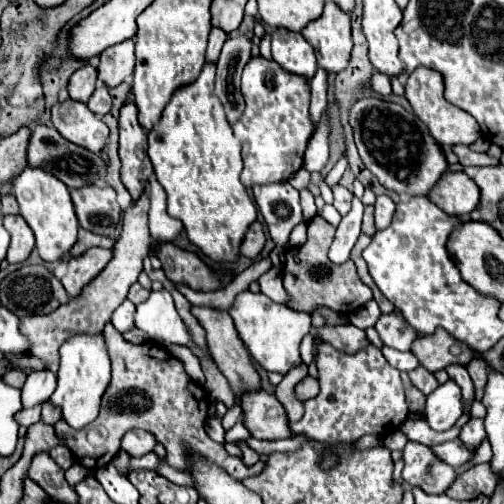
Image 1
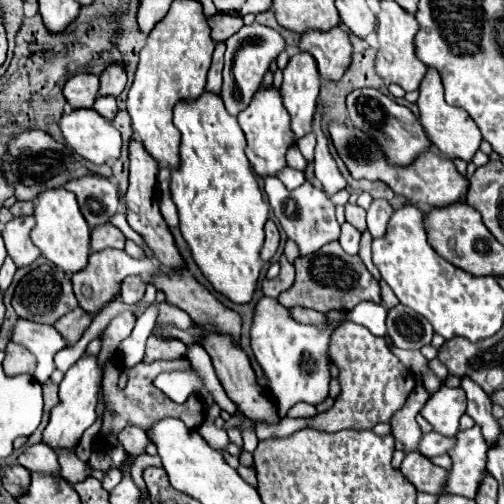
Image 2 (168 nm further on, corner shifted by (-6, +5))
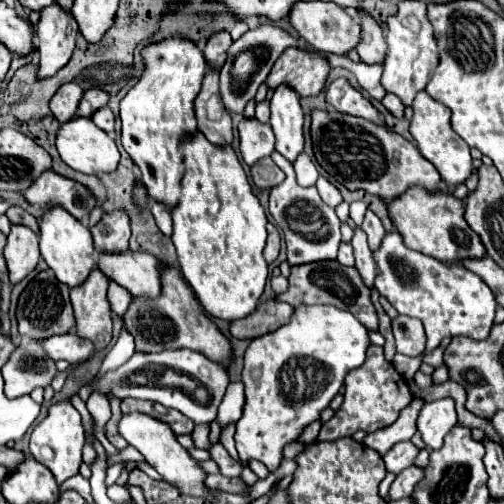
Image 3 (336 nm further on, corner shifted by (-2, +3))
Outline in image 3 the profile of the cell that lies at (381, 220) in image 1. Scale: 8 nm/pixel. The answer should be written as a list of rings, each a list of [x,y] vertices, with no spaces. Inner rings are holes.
[[[366,211],[366,215],[364,215],[364,223],[362,223],[362,229],[366,231],[366,235],[368,235],[368,245],[370,245],[370,249],[374,251],[378,245],[380,245],[380,241],[382,241],[382,237],[384,237],[384,227],[382,227],[382,221],[378,219],[378,215],[374,213],[374,211]]]

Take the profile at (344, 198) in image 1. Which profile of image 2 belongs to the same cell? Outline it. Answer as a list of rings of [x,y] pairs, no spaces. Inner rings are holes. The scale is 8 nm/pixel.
[[[348,203],[348,205],[346,205],[346,221],[348,221],[350,225],[354,225],[360,233],[366,231],[366,211],[364,211],[362,207]]]

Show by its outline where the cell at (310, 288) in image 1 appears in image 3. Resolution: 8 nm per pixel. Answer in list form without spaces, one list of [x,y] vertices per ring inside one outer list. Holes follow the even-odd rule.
[[[336,259],[332,261],[316,261],[316,263],[306,263],[306,265],[298,265],[292,267],[292,273],[288,277],[290,287],[286,293],[278,295],[276,301],[284,301],[290,303],[292,307],[300,307],[300,305],[316,305],[316,303],[324,303],[324,305],[334,305],[338,309],[346,309],[352,311],[352,315],[366,327],[366,329],[378,329],[378,317],[374,311],[374,305],[370,301],[370,289],[364,285],[360,273],[356,267],[346,267],[342,263],[338,263]]]

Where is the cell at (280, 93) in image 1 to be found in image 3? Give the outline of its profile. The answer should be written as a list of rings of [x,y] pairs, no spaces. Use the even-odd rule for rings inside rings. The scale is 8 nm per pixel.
[[[256,117],[242,119],[238,123],[240,133],[240,153],[246,165],[254,165],[256,161],[270,157],[274,151],[274,135],[268,123],[260,123]]]

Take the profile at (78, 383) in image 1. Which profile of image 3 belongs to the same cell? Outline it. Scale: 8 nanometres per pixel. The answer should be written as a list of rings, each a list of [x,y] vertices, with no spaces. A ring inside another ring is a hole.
[[[64,399],[52,405],[48,411],[48,417],[42,419],[30,435],[30,455],[42,465],[46,465],[54,473],[58,483],[78,473],[78,467],[82,463],[82,447],[84,447],[82,417],[70,399]]]

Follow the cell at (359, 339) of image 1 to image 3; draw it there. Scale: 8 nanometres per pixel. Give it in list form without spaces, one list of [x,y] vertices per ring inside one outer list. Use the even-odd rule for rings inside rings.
[[[268,299],[262,305],[258,305],[258,309],[252,315],[232,321],[230,333],[236,339],[256,339],[260,335],[276,331],[278,327],[288,323],[292,319],[292,315],[294,315],[292,305]]]

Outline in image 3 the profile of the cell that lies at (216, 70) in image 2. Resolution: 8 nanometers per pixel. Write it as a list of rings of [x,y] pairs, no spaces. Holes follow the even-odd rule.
[[[208,67],[208,73],[204,75],[202,91],[194,101],[194,109],[196,109],[198,127],[210,143],[216,145],[232,143],[232,121],[220,99],[218,71],[214,67]]]

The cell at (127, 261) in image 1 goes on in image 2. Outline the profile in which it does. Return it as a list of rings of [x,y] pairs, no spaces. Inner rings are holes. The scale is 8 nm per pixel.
[[[76,307],[74,311],[66,313],[60,321],[56,321],[54,327],[60,329],[60,333],[68,341],[68,345],[74,345],[82,337],[82,333],[90,327],[90,323],[92,323],[92,317],[86,311],[82,311],[80,307]]]

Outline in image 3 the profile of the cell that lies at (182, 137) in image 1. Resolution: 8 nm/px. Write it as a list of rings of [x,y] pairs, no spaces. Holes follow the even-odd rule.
[[[200,131],[196,135],[188,135],[180,149],[184,153],[184,177],[182,177],[182,197],[176,207],[172,207],[174,219],[174,247],[178,253],[178,263],[186,281],[192,285],[202,307],[226,321],[242,319],[256,309],[260,295],[264,293],[264,285],[268,279],[268,263],[264,261],[262,249],[266,243],[266,213],[252,191],[248,175],[238,161],[232,145],[214,145]]]

